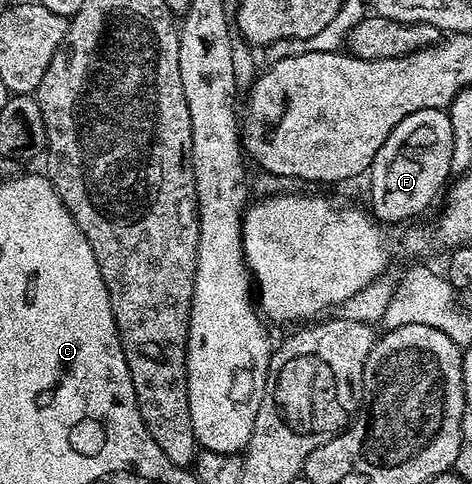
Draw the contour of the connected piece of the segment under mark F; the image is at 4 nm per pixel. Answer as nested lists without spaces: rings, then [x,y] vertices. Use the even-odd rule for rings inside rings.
[[[423,109],[406,115],[390,131],[386,143],[378,147],[378,155],[374,155],[372,168],[366,174],[372,188],[372,216],[381,223],[408,221],[418,216],[436,196],[441,196],[452,173],[453,155],[454,127],[445,110]]]

